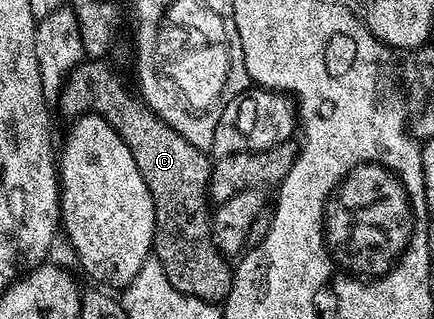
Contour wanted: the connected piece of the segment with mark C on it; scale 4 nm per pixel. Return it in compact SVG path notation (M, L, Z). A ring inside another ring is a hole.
M104 59L82 60L64 85L58 102L59 108L64 108L68 119L75 118L81 111L98 113L116 128L118 135L126 143L126 147L130 147L134 155L134 163L138 163L138 171L142 171L142 179L156 204L155 260L162 263L170 283L178 291L190 293L203 301L223 302L232 286L234 269L230 261L228 265L226 259L228 257L217 248L214 240L214 217L210 209L208 213L210 198L206 190L211 179L213 162L205 150L195 149L177 129L172 128L167 121L157 116L151 108L148 110L146 106L135 101L123 89L123 79L107 63L108 61Z

